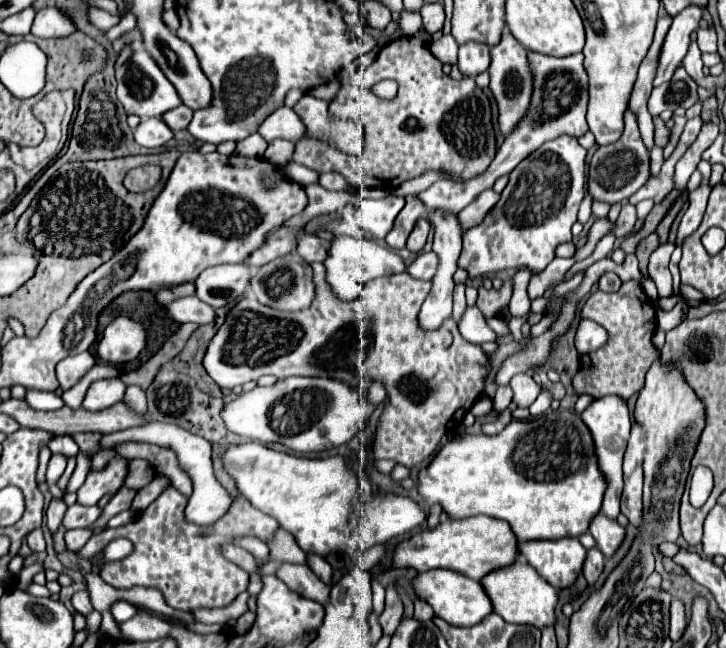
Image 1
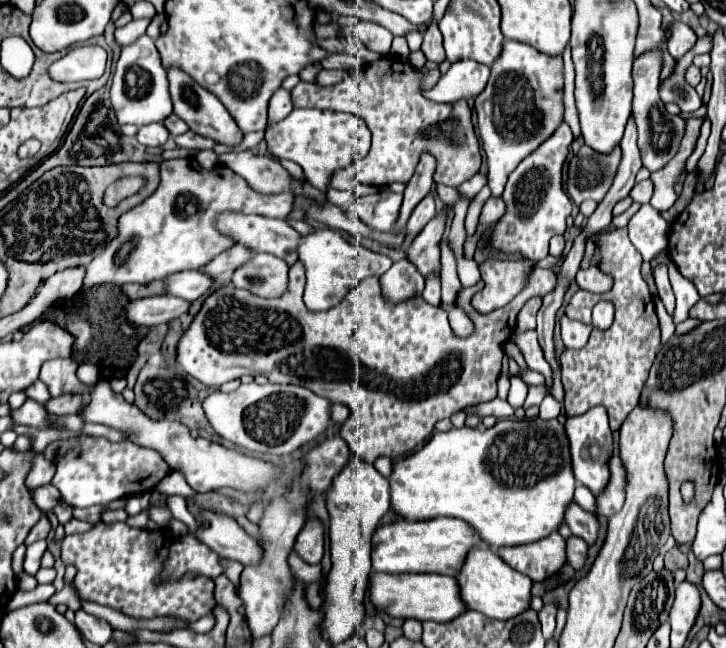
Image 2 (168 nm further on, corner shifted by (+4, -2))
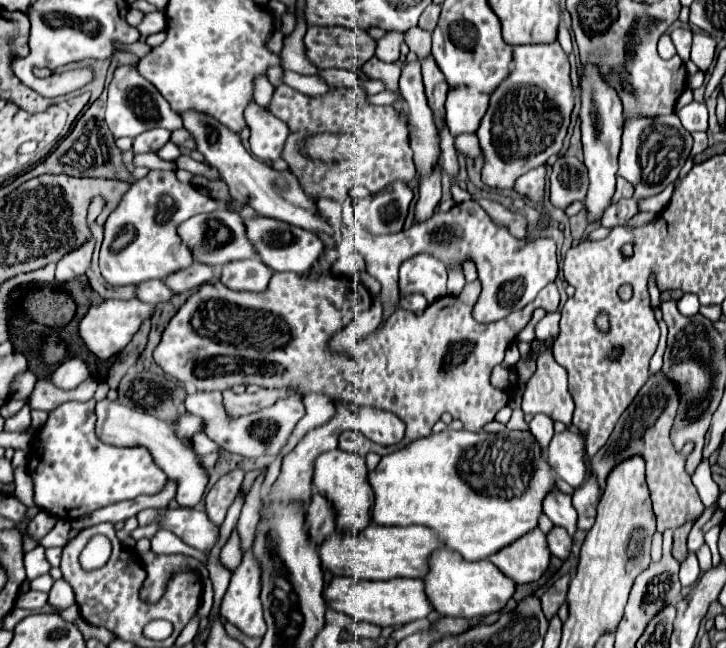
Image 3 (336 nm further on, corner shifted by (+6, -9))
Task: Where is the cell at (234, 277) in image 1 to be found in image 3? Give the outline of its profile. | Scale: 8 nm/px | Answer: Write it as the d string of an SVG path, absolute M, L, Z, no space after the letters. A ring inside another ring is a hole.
M147 280L137 286L137 298L149 304L161 304L171 302L175 292L163 282L163 280Z

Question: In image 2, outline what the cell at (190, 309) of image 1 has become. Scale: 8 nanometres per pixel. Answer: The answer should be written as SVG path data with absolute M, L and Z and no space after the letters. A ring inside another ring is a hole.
M155 295L143 297L127 303L123 315L133 327L153 327L159 323L169 323L175 317L181 317L189 309L189 303L173 295Z

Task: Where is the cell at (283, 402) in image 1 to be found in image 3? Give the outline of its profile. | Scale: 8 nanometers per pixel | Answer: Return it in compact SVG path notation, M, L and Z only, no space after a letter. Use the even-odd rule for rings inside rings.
M193 392L185 400L187 412L203 420L203 432L227 452L241 454L245 458L275 458L287 444L293 428L305 416L305 406L301 396L283 396L273 406L245 414L245 416L227 416L227 410L221 402L221 392Z

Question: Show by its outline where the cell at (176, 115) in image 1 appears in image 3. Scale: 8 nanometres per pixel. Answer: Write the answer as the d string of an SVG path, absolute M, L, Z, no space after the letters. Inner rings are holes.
M179 128L179 130L175 130L175 132L171 134L171 140L173 140L177 146L189 148L189 150L193 150L193 146L195 146L195 140L191 138L191 134L189 134L185 128Z

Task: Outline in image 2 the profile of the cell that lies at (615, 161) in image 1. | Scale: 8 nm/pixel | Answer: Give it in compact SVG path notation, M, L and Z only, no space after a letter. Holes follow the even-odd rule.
M583 145L577 155L571 155L567 169L567 193L571 201L575 205L581 205L585 199L599 203L611 187L619 159L619 147L611 155L599 155Z

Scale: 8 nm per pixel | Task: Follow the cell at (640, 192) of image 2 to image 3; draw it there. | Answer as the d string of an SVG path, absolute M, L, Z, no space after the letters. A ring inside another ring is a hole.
M669 184L669 186L667 186L667 188L658 195L643 198L643 200L639 202L639 206L641 206L641 208L639 208L639 212L651 212L656 215L661 213L668 205L673 189L673 184Z

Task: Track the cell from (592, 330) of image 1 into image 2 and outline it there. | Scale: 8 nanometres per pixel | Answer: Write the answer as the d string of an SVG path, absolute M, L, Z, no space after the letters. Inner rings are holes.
M565 315L559 319L559 323L561 323L561 337L563 337L565 347L569 347L569 349L585 347L587 339L589 339L589 333L591 333L591 327L583 325L579 321L573 321Z

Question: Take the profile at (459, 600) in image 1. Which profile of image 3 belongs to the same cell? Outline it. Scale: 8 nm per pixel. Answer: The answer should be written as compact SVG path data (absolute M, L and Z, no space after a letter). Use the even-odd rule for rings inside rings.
M335 576L325 592L327 604L337 612L347 612L355 620L391 628L407 622L427 618L433 606L425 594L425 582L419 578L391 578L391 580L357 580L353 576Z

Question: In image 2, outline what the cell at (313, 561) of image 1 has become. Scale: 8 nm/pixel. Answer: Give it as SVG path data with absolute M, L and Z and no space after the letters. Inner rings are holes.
M309 517L305 527L301 529L301 533L297 535L297 541L295 541L295 551L305 563L315 565L321 561L321 557L323 557L323 535L325 535L325 527L323 527L321 519Z

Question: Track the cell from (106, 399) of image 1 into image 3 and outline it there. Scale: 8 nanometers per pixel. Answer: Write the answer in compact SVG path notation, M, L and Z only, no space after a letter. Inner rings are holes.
M111 400L97 402L95 414L97 414L95 432L97 432L101 442L111 444L111 446L127 446L127 448L145 446L151 452L155 464L159 464L159 468L167 474L167 478L177 482L175 500L179 502L179 506L193 508L199 504L201 496L205 494L205 486L209 482L209 470L203 468L201 460L195 456L195 450L189 444L185 444L183 440L179 440L175 428L167 420L147 416L139 410L127 408L123 404L111 402Z

